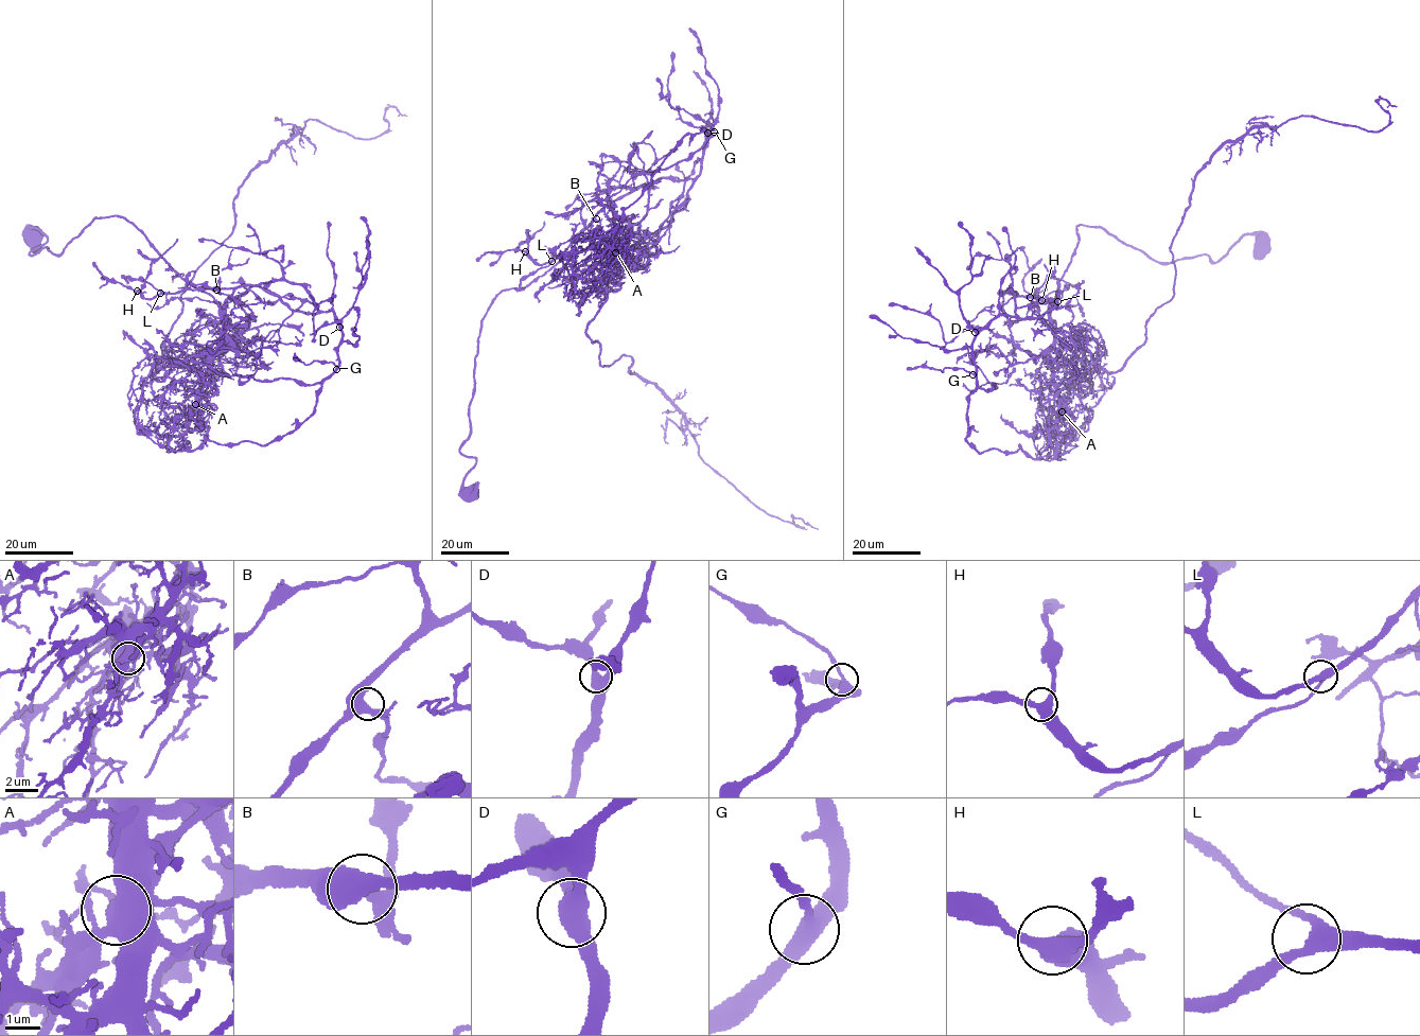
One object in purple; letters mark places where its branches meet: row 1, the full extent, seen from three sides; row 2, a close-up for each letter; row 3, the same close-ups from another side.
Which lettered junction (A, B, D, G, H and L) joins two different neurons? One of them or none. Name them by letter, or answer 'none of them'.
A

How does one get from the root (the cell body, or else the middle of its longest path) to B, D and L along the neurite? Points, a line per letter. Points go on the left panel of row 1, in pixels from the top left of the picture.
B: (35, 236), (31, 228), (47, 240), (30, 253), (60, 253), (95, 218), (119, 215), (187, 287), (216, 290)
D: (35, 236), (47, 240), (30, 253), (60, 253), (95, 218), (119, 215), (187, 287), (286, 280), (339, 327)
L: (35, 236), (31, 228), (47, 240), (30, 253), (60, 253), (95, 218), (119, 215), (187, 283), (160, 293)

